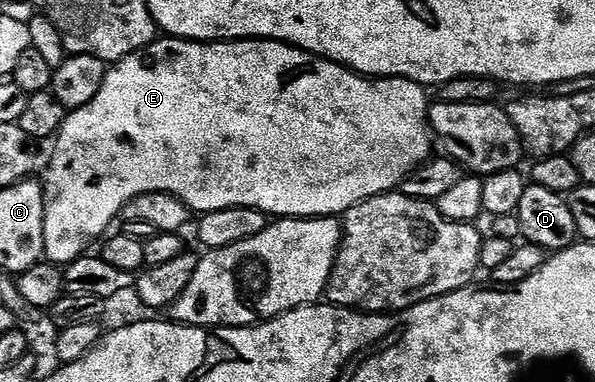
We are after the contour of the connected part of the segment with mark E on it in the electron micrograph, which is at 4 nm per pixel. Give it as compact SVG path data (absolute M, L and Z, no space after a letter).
M157 38L141 52L115 61L114 66L105 71L98 94L94 94L94 98L86 102L86 106L71 109L65 115L60 131L54 137L56 149L51 149L47 169L42 176L45 257L57 266L71 264L73 260L85 255L91 249L88 247L96 239L99 241L109 231L107 228L111 226L112 219L115 216L117 219L123 213L126 202L138 198L138 194L147 192L168 192L196 214L227 208L253 208L269 218L343 217L345 212L349 212L362 201L399 189L404 181L429 159L428 151L431 150L432 144L434 148L434 140L430 135L428 122L430 99L428 100L424 92L427 92L425 85L415 84L413 80L403 80L397 76L361 76L342 64L325 60L323 56L313 56L311 52L304 52L291 44L281 44L279 40L201 42Z

